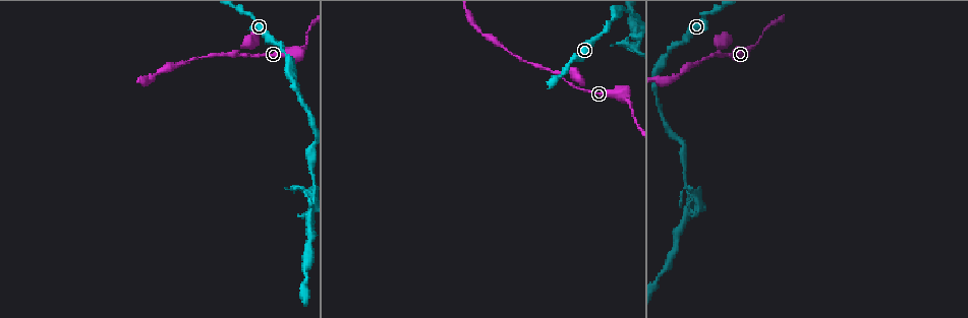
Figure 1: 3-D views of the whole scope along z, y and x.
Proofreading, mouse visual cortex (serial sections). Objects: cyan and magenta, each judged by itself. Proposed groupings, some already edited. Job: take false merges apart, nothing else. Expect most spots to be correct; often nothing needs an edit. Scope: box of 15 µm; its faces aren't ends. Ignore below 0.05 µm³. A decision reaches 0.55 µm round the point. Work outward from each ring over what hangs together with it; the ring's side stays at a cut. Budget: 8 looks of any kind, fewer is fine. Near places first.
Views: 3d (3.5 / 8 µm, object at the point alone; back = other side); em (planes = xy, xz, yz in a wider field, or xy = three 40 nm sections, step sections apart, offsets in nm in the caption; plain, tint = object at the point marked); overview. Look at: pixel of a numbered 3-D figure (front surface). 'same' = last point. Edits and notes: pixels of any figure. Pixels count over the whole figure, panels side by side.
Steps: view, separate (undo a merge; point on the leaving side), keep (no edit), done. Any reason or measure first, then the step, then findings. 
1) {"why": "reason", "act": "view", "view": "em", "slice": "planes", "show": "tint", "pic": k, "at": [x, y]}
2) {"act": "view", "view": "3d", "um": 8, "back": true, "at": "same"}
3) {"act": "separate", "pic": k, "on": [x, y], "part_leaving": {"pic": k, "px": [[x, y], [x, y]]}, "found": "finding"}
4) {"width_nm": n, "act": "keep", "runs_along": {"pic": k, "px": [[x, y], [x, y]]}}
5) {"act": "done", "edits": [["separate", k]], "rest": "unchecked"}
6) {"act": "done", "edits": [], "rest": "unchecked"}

{"why": "two arms in line, one across", "act": "view", "view": "3d", "um": 3.5, "pic": 1, "at": [722, 56]}

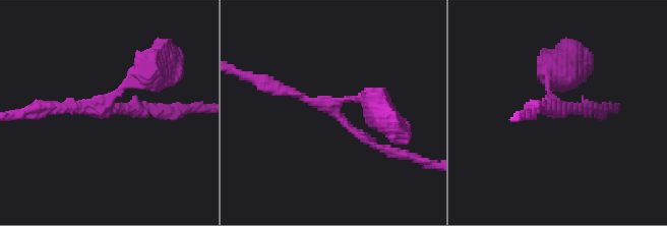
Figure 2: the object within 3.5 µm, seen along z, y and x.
{"why": "shape alone is not enough", "act": "view", "view": "em", "slice": "xy", "step": 1, "show": "plain", "pic": 2, "at": [560, 109]}

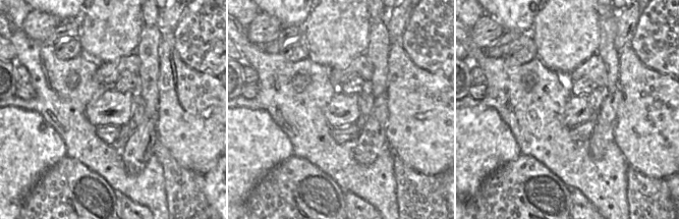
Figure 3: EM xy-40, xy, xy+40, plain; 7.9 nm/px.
{"why": "where the object lies", "act": "view", "view": "em", "slice": "xy", "step": 1, "show": "tint", "at": "same"}

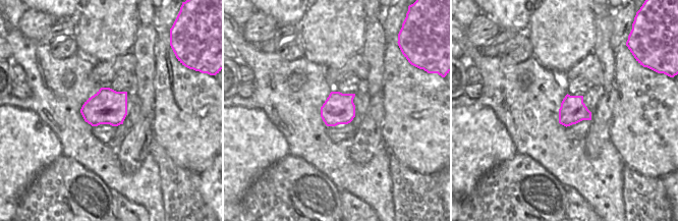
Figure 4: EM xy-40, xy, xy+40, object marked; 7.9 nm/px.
{"arms": 3, "arm_widths_nm": [150, 150, 200], "act": "keep", "runs_along": {"pic": 2, "px": [[390, 151], [325, 104], [273, 86]]}, "found": "all the same cell"}

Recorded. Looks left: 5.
{"why": "calibre changes", "act": "view", "view": "3d", "um": 8, "pic": 1, "at": [304, 47]}

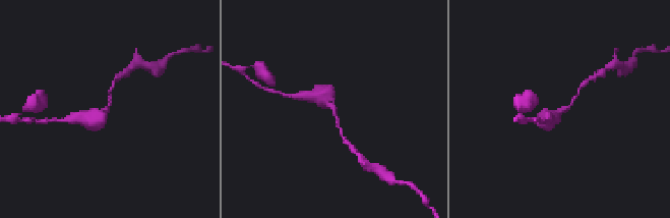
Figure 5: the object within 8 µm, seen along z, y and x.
{"why": "closer look", "act": "view", "view": "3d", "um": 3.5, "pic": 5, "at": [332, 109]}

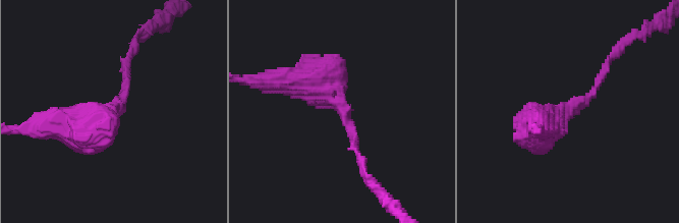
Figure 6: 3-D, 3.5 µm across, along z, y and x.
{"arm_widths_nm": [150, 500], "why": "shape alone is not enough", "act": "view", "view": "em", "slice": "xy", "step": 1, "show": "tint", "pic": 6, "at": [341, 105]}

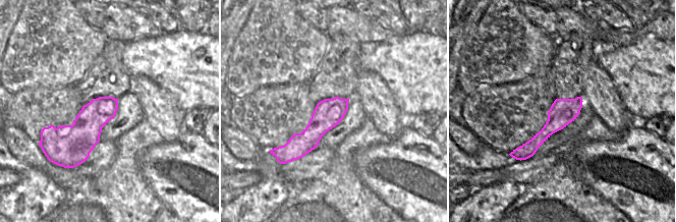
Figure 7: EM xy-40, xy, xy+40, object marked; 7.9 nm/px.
{"width_nm": 220, "act": "keep", "runs_along": {"pic": 7, "px": [[579, 99], [526, 151], [513, 154]]}, "found": "all the same cell"}

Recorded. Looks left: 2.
{"act": "done", "edits": [], "rest": "unchecked"}

